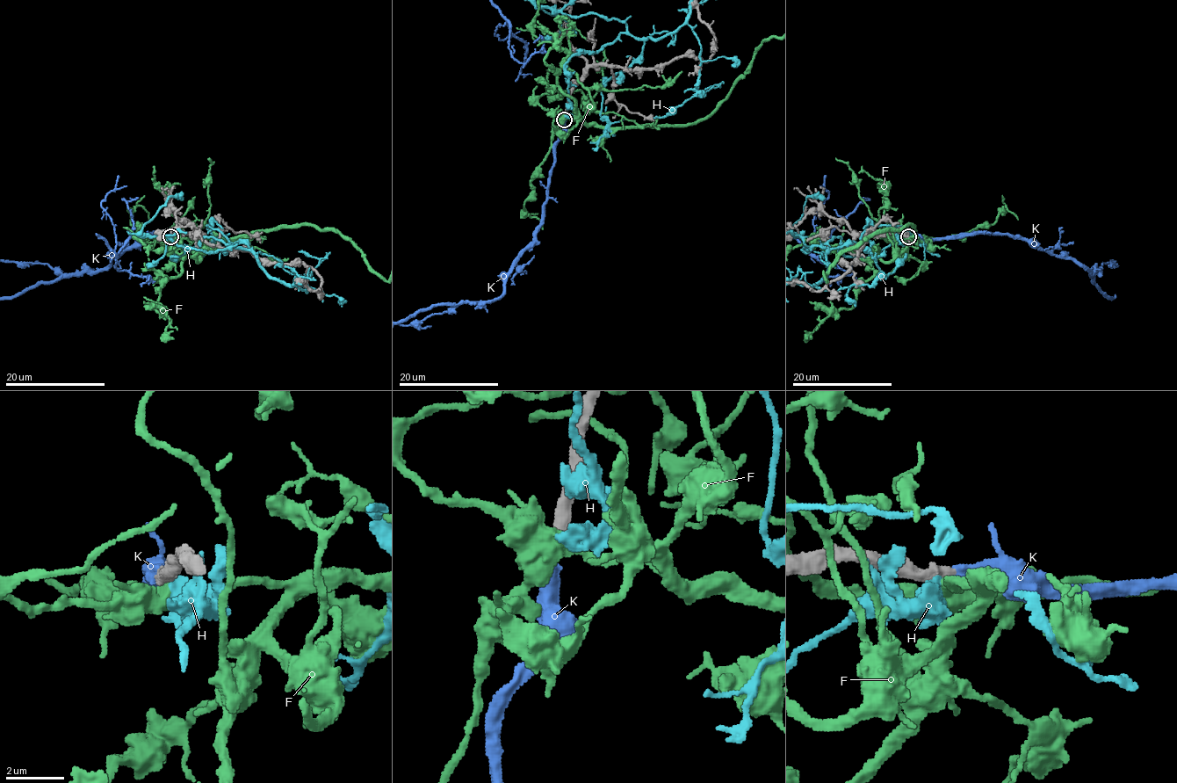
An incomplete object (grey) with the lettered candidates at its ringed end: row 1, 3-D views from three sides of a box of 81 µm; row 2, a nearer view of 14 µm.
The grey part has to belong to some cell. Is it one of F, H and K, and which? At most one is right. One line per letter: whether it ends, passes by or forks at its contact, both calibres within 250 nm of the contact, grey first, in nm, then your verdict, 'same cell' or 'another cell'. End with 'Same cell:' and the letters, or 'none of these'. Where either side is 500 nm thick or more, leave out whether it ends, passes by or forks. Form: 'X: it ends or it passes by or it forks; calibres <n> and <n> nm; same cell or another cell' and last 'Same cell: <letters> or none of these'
F: calibres 480 and 550 nm; another cell
H: calibres 550 and 550 nm; another cell
K: it ends; calibres 420 and 440 nm; same cell
Same cell: K

